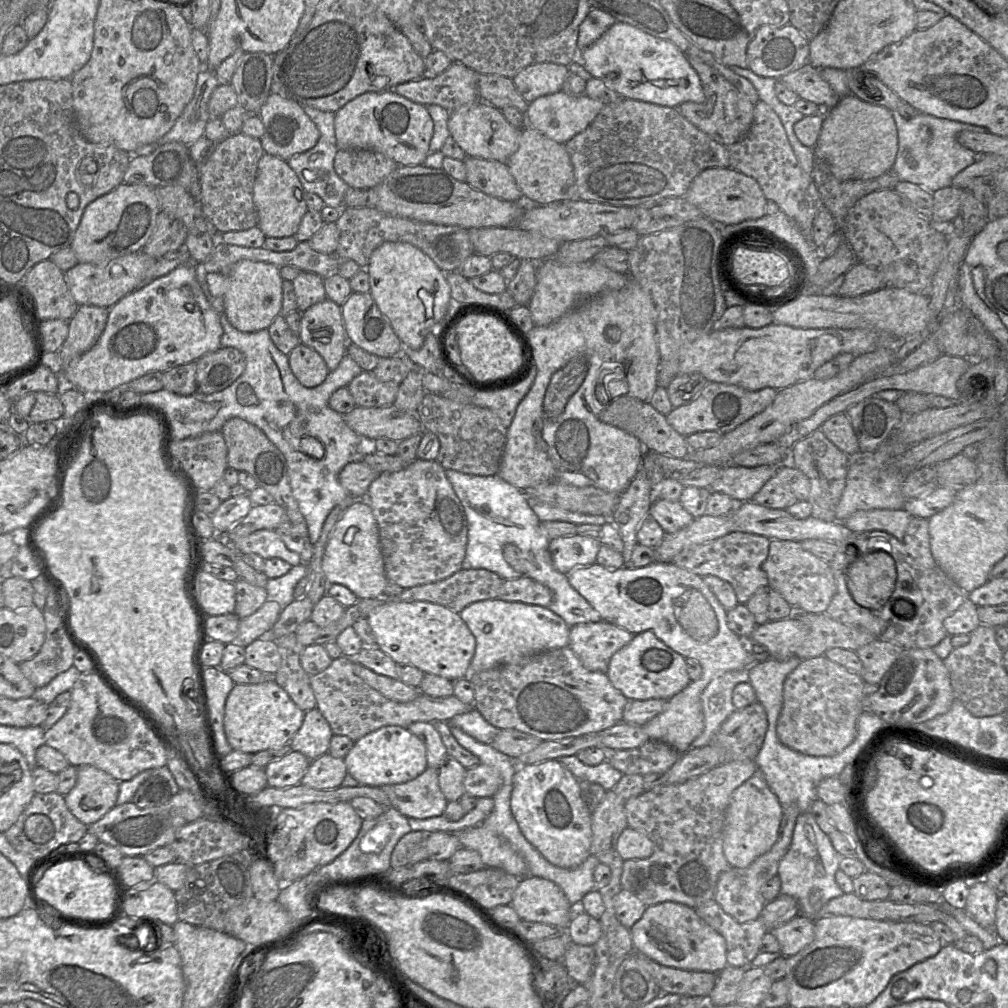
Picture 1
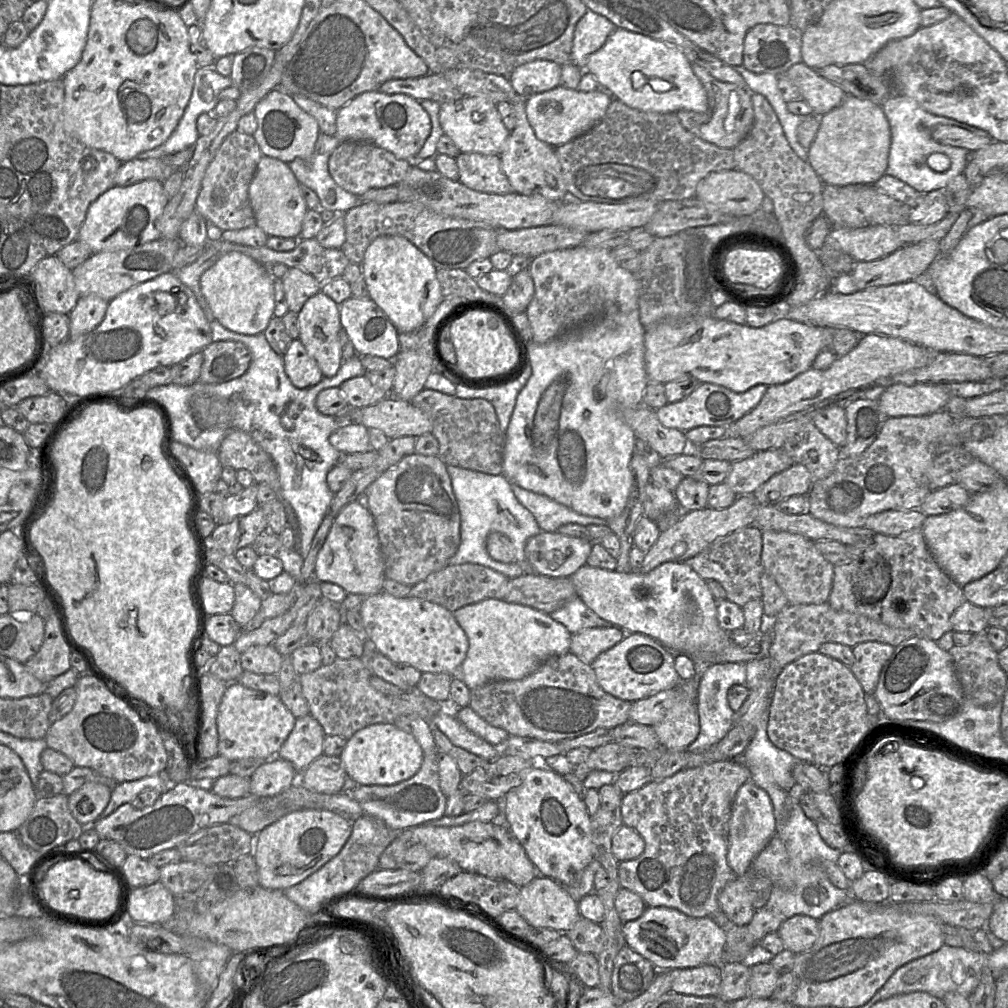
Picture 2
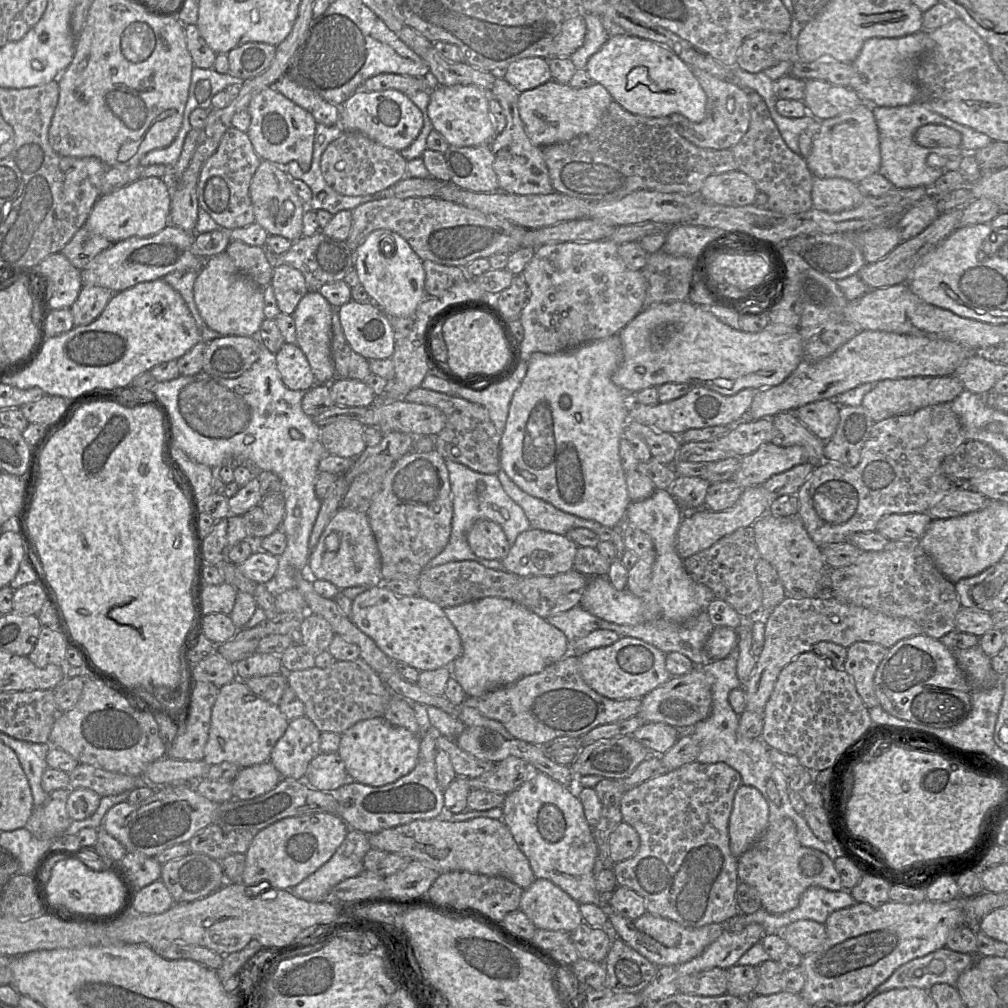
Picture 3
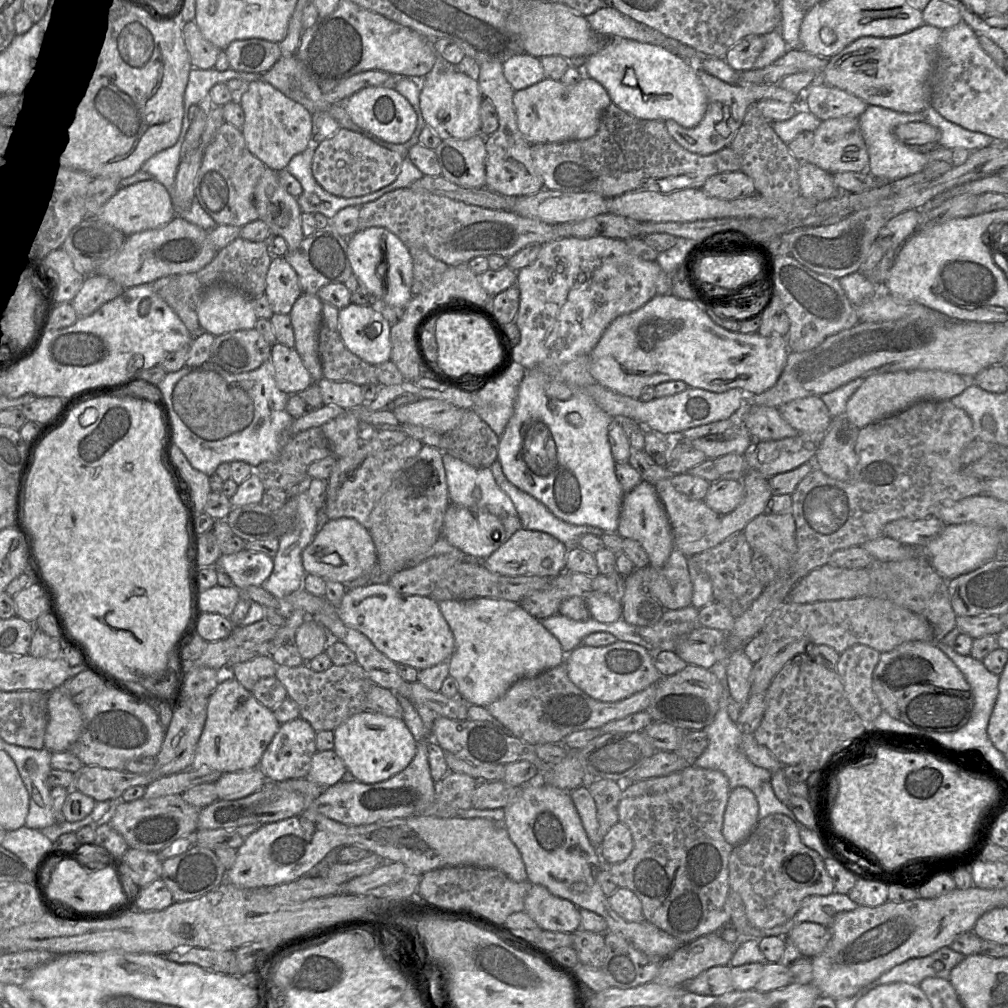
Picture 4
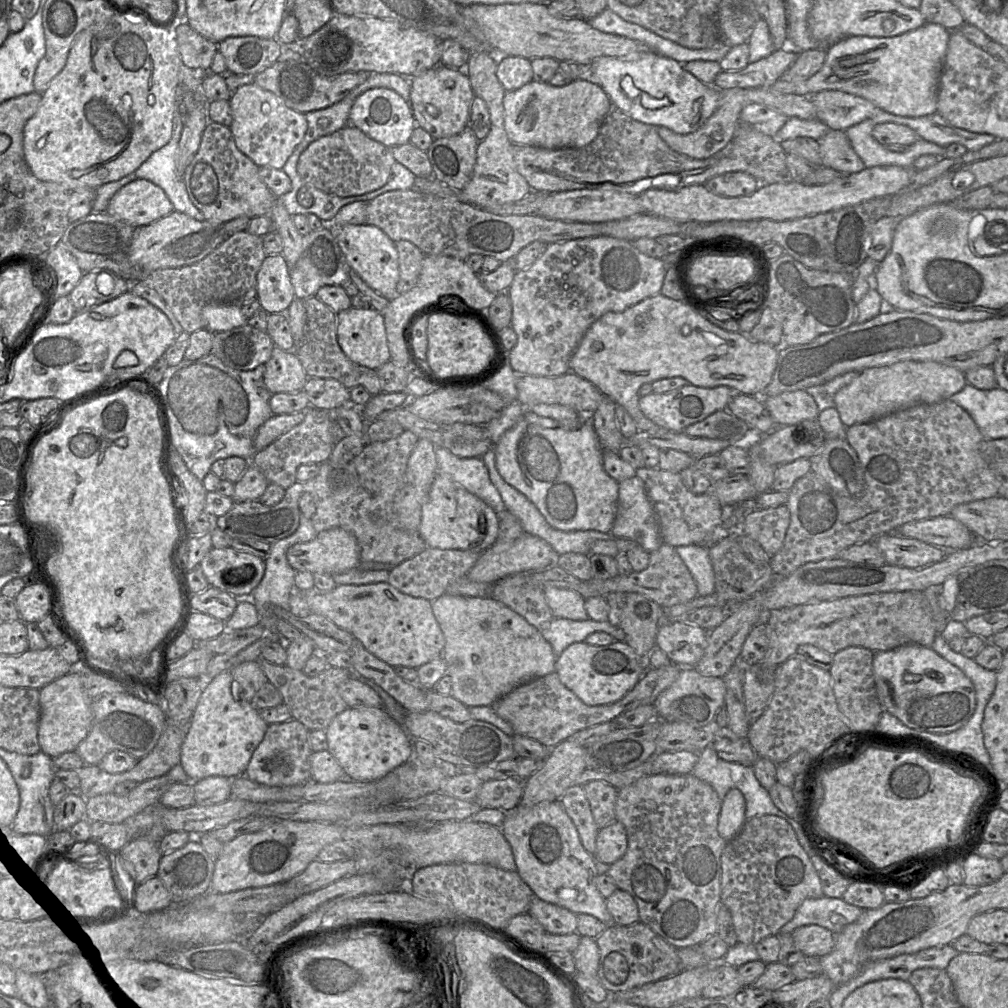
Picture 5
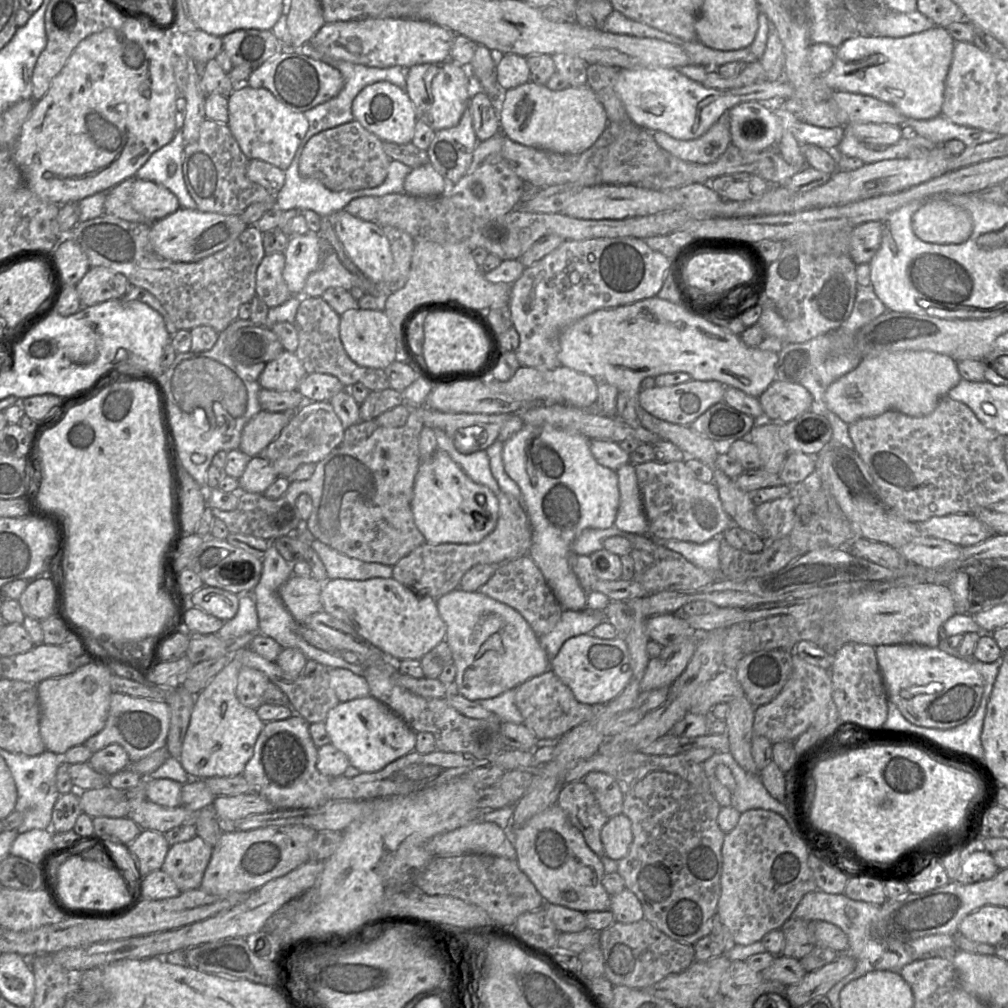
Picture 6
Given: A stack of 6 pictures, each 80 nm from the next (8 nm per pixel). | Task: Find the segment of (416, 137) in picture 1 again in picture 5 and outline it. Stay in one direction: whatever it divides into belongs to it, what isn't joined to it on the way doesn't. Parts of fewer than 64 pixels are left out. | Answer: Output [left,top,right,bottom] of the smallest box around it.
[349,87,416,147]

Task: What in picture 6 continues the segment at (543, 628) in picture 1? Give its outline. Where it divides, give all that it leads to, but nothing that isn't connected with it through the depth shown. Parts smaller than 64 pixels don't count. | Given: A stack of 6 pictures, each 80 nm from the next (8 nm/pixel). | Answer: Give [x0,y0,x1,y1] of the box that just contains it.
[436,588,550,701]

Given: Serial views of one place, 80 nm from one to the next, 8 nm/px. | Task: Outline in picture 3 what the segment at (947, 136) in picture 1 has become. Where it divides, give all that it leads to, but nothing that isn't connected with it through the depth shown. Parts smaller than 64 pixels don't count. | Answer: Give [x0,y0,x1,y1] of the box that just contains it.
[872,102,992,188]

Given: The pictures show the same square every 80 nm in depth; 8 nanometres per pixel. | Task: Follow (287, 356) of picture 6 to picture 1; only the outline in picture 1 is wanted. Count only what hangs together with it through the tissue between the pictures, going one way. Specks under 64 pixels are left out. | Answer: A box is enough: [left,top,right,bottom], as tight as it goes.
[288,343,329,388]

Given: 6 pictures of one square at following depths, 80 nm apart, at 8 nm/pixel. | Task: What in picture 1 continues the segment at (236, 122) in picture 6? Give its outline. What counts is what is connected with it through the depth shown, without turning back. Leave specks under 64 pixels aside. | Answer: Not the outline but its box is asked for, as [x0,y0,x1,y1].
[259,93,320,160]

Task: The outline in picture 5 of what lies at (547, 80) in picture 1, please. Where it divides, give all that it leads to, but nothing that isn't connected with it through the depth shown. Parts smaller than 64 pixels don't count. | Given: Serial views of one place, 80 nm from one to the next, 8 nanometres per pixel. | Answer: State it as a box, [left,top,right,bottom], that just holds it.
[497,56,533,91]

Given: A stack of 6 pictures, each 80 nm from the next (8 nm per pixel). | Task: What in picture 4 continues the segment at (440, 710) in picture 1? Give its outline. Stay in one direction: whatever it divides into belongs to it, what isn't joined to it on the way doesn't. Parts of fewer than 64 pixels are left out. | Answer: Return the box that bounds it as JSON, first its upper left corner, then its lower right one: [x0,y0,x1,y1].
[275,663,374,731]

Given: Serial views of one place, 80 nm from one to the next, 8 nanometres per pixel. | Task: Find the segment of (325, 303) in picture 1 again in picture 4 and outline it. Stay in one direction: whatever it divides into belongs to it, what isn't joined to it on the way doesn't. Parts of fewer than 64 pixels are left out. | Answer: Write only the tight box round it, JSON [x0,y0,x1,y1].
[289,293,323,382]

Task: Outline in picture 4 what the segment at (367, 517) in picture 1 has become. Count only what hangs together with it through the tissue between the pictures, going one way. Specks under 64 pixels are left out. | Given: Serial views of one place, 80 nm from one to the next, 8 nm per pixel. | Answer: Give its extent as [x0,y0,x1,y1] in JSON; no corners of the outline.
[302,517,377,584]

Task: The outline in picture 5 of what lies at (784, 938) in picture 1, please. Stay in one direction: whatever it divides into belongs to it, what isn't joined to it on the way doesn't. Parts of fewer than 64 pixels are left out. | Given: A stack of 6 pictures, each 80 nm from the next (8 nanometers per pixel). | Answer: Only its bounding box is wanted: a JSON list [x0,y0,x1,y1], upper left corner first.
[791,925,835,956]

